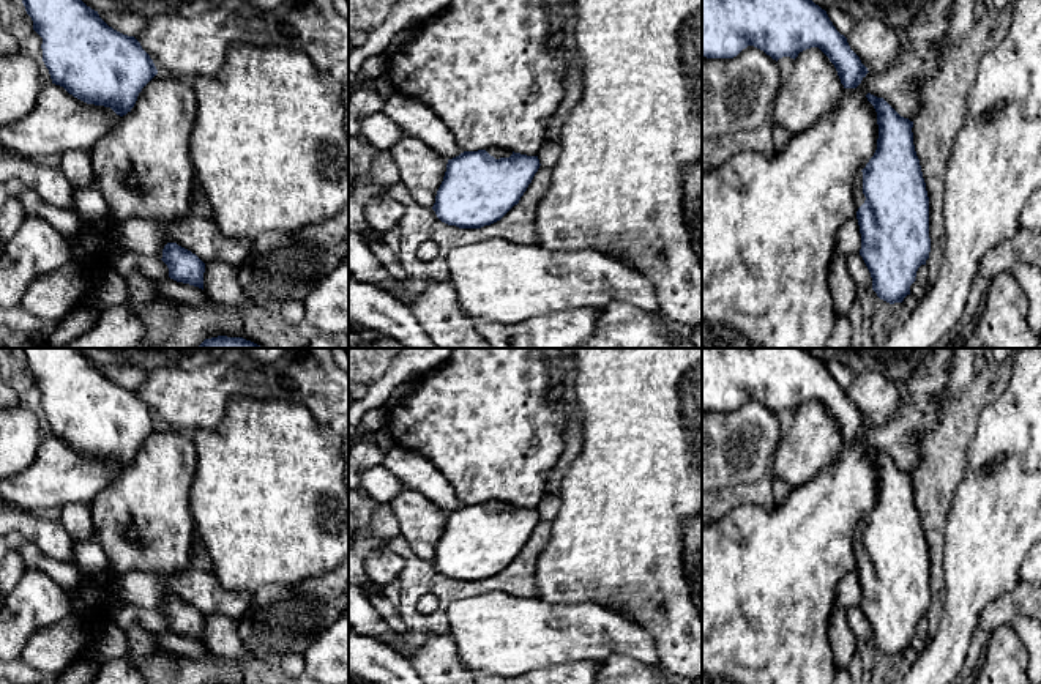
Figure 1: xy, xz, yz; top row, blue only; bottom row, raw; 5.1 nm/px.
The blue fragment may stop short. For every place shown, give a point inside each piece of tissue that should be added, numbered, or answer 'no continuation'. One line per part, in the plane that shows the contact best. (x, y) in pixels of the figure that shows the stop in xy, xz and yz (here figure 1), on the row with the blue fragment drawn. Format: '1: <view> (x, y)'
1: yz (858, 194)

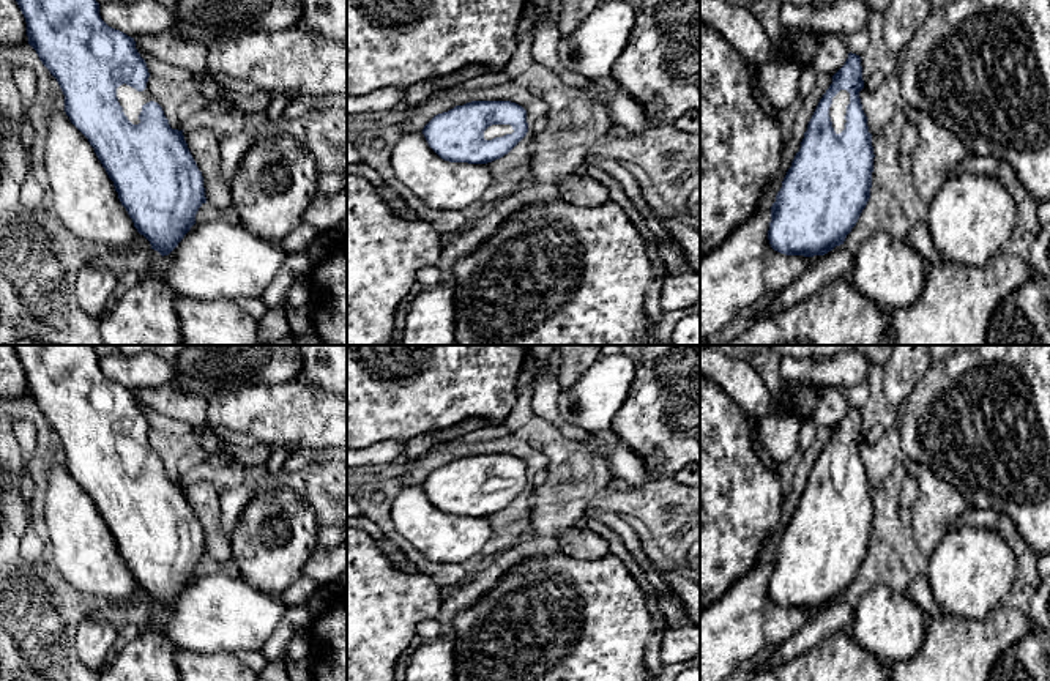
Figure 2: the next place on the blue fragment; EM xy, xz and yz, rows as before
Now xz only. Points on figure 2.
1: xz (492, 131)

